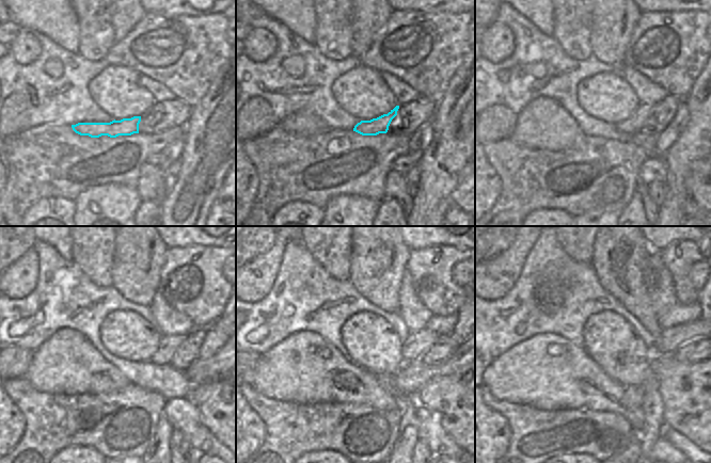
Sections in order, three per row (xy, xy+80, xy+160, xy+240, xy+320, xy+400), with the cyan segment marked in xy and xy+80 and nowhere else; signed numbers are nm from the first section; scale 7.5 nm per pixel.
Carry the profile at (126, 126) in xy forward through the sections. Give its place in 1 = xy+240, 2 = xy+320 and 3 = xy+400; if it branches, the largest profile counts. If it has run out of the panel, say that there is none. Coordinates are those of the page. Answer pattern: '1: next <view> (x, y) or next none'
1: next xy+240 (168, 345)
2: next xy+320 (412, 348)
3: next xy+400 (666, 344)

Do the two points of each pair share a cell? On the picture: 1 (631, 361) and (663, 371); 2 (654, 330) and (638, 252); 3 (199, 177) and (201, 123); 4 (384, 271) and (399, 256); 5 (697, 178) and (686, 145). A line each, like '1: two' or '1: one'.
1: two
2: one
3: one
4: one
5: two

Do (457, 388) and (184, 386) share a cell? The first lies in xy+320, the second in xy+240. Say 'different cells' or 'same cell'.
different cells

